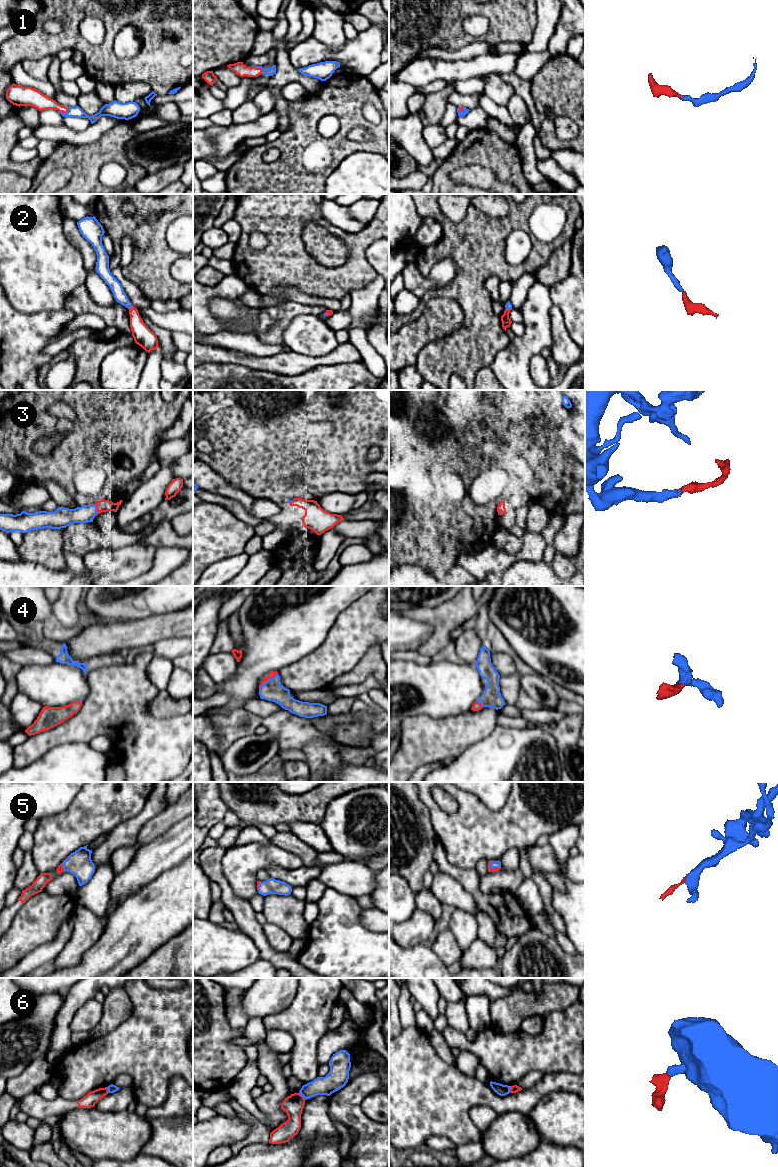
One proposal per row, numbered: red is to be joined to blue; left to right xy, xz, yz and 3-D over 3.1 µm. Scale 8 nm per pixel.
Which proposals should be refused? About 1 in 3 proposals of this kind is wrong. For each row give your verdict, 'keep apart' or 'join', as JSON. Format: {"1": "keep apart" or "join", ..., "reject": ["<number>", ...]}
{"1": "join", "2": "join", "3": "join", "4": "join", "5": "join", "6": "keep apart", "reject": ["6"]}

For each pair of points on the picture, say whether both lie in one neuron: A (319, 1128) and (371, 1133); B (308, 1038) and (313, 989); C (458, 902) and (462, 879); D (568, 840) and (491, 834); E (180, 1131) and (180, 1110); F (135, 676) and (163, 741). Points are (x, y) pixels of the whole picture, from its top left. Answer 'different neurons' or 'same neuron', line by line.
A: different neurons
B: same neuron
C: different neurons
D: different neurons
E: different neurons
F: same neuron

